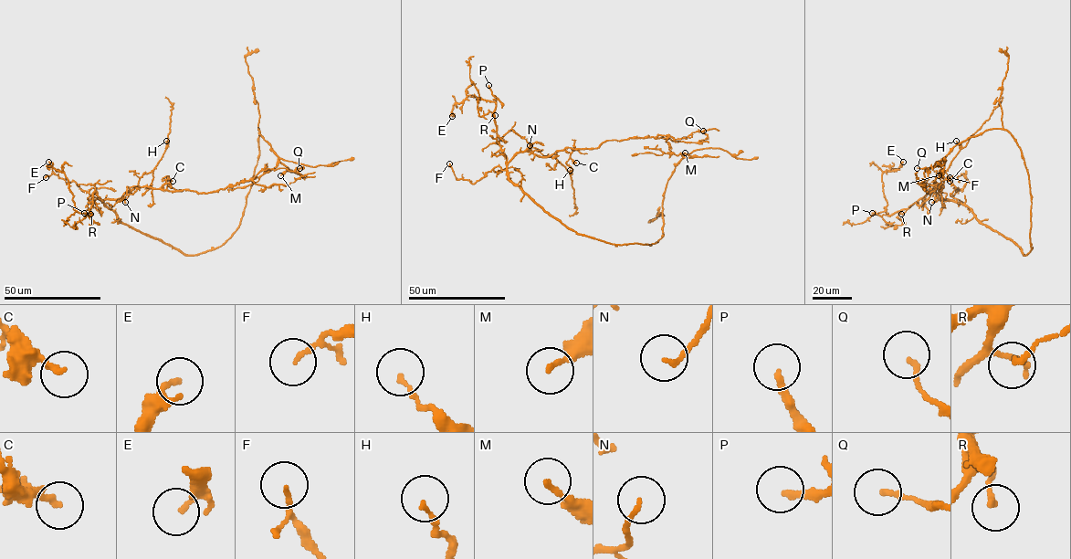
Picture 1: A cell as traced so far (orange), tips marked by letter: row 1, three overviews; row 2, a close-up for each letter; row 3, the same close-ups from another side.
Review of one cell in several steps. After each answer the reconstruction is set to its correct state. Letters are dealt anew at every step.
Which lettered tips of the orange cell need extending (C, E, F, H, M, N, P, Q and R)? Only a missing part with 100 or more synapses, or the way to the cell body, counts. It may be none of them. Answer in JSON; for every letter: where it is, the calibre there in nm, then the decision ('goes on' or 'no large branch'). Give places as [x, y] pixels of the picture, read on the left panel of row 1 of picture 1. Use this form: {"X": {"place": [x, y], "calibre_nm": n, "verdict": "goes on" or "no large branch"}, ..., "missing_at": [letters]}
{"C": {"place": [173, 181], "calibre_nm": 200, "verdict": "no large branch"}, "E": {"place": [48, 162], "calibre_nm": 160, "verdict": "no large branch"}, "F": {"place": [46, 177], "calibre_nm": 90, "verdict": "no large branch"}, "H": {"place": [166, 141], "calibre_nm": 130, "verdict": "no large branch"}, "M": {"place": [280, 175], "calibre_nm": 180, "verdict": "no large branch"}, "N": {"place": [125, 202], "calibre_nm": 150, "verdict": "no large branch"}, "P": {"place": [84, 213], "calibre_nm": 220, "verdict": "no large branch"}, "Q": {"place": [299, 168], "calibre_nm": 150, "verdict": "no large branch"}, "R": {"place": [90, 214], "calibre_nm": 180, "verdict": "no large branch"}, "missing_at": []}

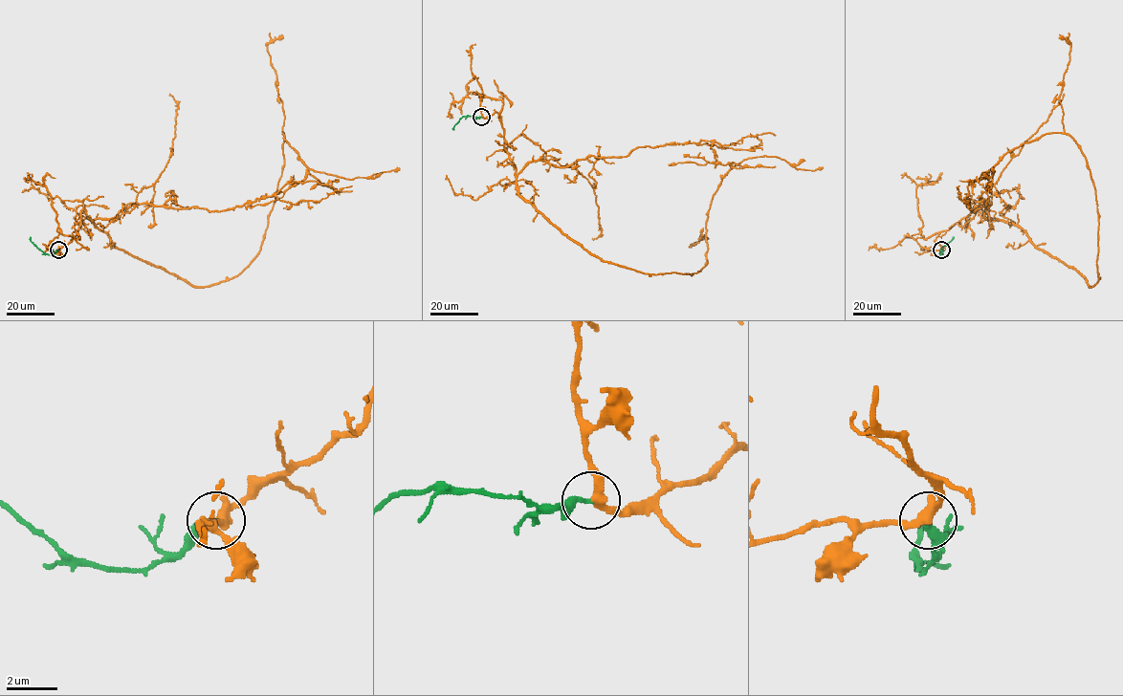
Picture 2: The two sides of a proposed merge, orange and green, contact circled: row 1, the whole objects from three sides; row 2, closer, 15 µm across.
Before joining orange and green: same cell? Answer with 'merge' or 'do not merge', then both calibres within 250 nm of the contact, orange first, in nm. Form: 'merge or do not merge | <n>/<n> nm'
merge | 360/240 nm

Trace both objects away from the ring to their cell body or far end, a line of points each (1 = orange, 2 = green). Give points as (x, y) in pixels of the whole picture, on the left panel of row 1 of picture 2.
1: (58, 250), (84, 209), (117, 248), (209, 286), (258, 251), (283, 133), (316, 171), (399, 169)
2: (58, 250), (45, 254), (30, 237)

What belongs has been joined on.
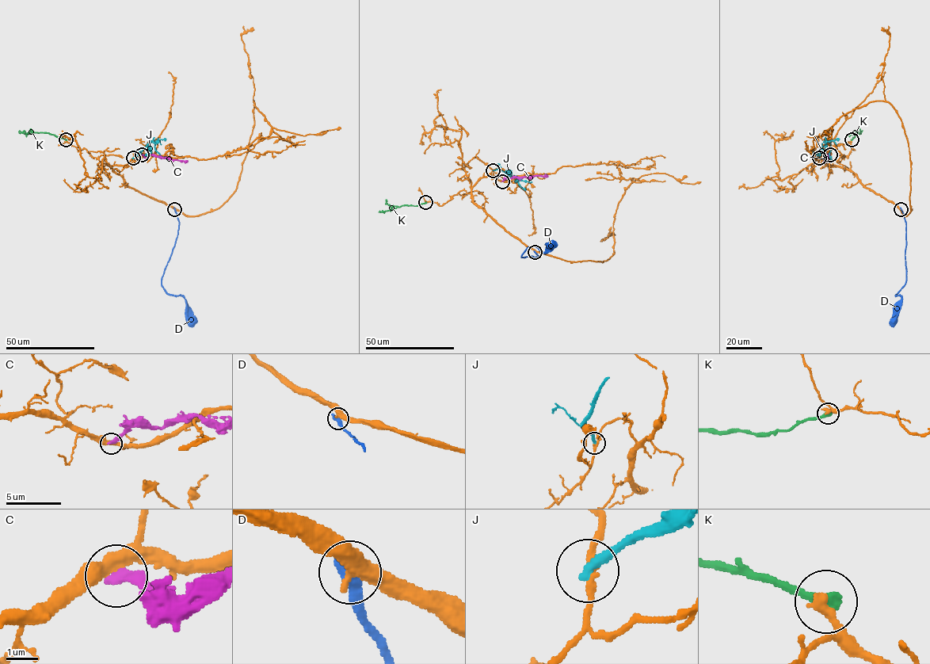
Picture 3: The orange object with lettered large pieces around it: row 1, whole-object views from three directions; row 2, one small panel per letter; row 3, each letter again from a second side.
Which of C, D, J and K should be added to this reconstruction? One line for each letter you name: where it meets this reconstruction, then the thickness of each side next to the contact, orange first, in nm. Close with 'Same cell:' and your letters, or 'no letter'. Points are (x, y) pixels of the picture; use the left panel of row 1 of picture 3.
Same cell: no letter

